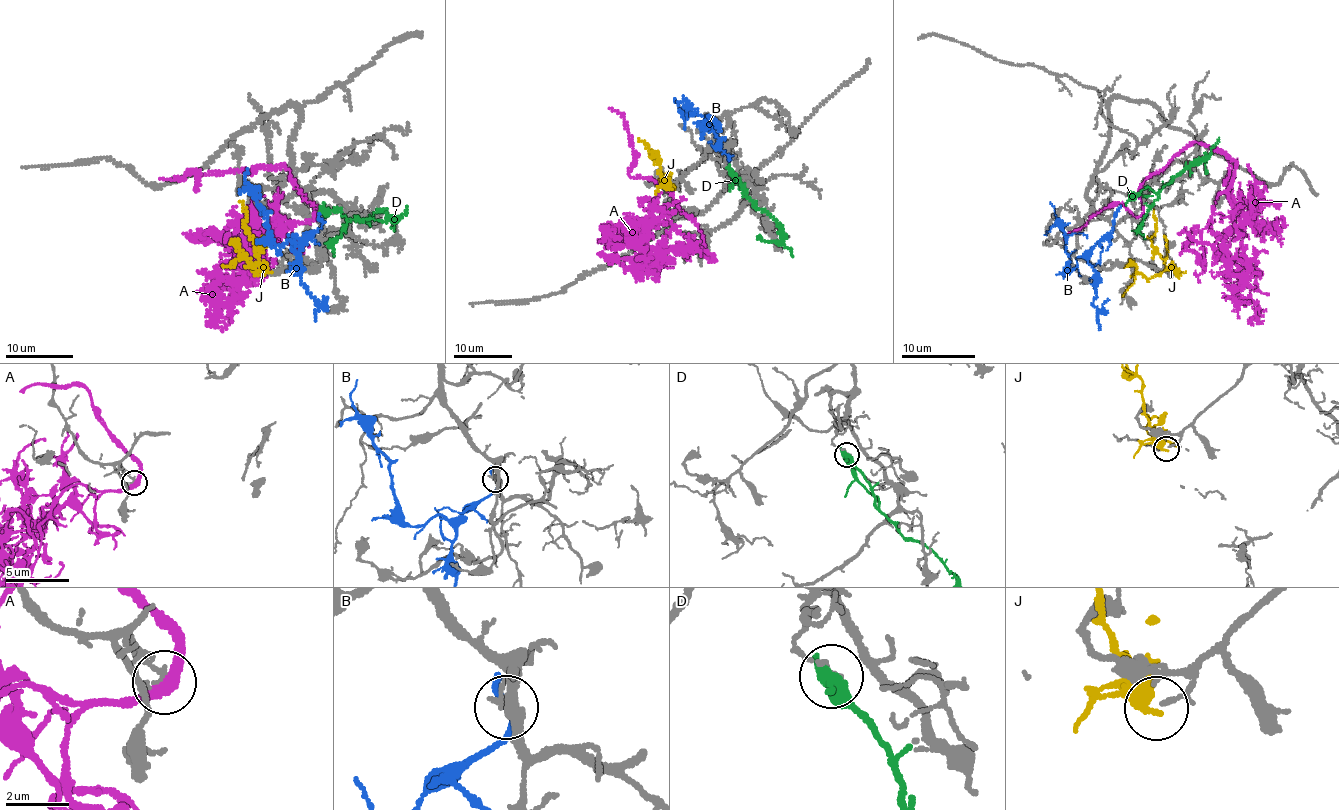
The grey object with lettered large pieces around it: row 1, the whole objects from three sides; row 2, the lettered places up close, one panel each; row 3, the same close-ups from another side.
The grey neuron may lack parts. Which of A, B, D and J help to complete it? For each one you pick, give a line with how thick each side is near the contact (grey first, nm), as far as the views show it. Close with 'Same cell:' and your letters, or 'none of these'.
Same cell: none of these

